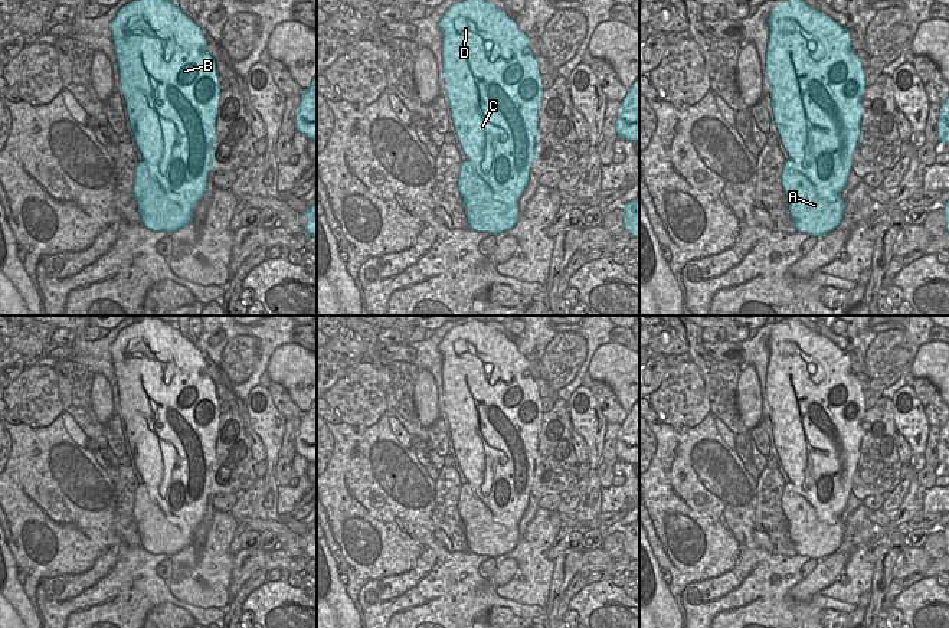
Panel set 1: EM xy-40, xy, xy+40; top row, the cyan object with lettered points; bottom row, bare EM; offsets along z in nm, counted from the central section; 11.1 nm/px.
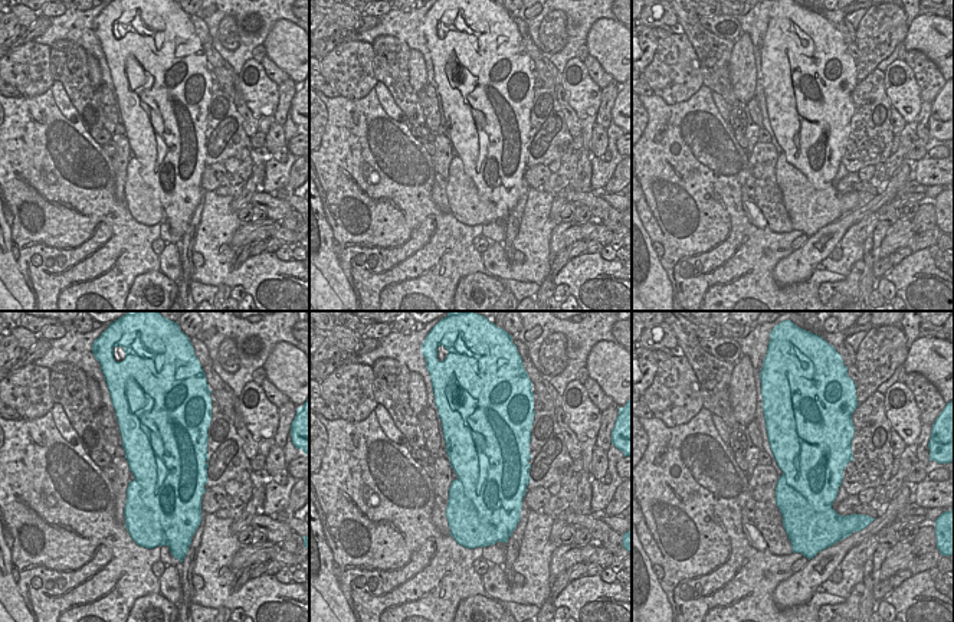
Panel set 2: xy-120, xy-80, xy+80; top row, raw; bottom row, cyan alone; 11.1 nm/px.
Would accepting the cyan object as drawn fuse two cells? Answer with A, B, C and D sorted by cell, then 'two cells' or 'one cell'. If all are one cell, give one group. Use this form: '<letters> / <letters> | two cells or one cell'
A / B C D | two cells

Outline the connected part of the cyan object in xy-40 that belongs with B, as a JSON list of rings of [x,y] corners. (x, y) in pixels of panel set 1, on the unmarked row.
[[[154,317],[122,328],[111,357],[130,448],[151,503],[193,536],[215,484],[220,422],[204,354]]]

